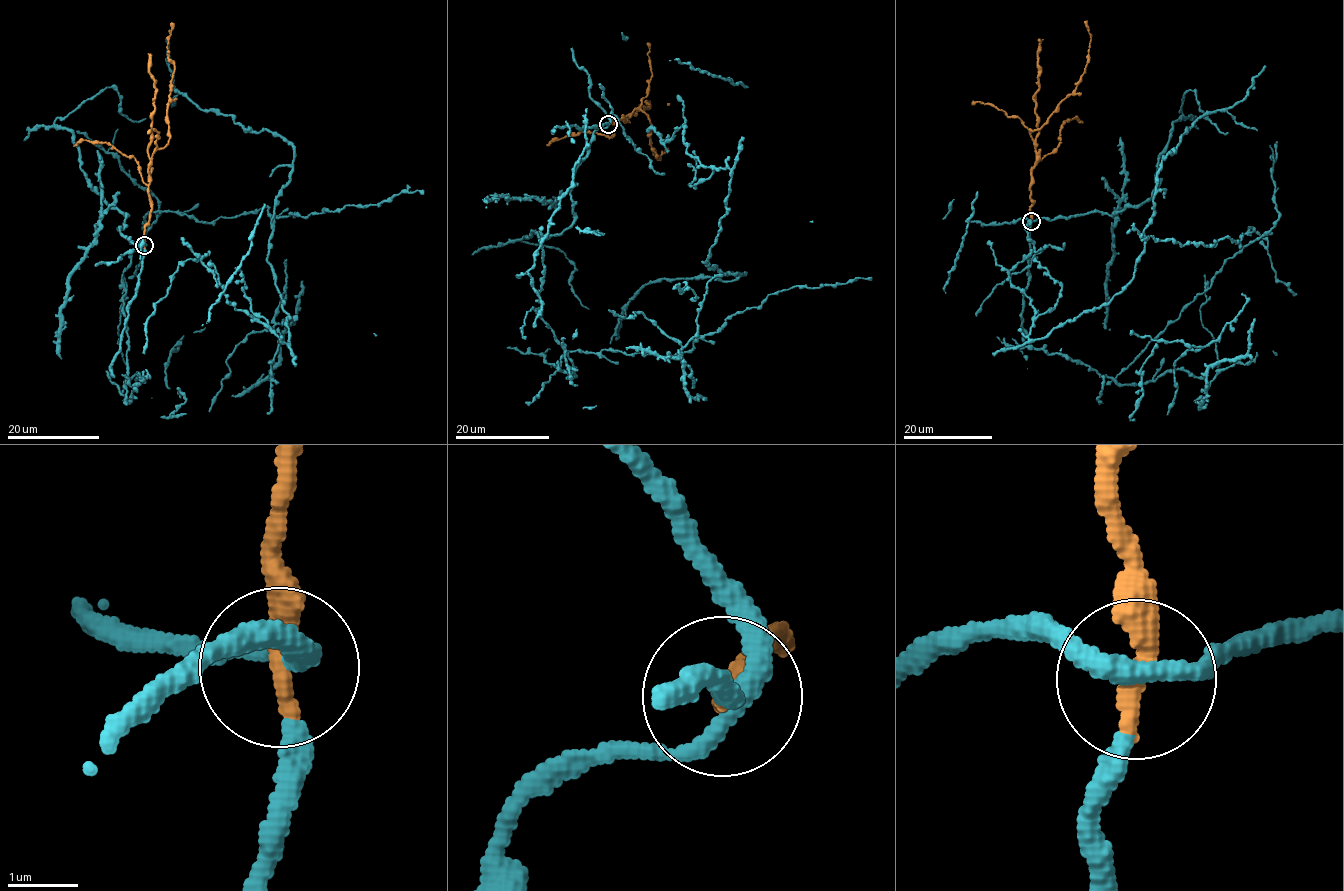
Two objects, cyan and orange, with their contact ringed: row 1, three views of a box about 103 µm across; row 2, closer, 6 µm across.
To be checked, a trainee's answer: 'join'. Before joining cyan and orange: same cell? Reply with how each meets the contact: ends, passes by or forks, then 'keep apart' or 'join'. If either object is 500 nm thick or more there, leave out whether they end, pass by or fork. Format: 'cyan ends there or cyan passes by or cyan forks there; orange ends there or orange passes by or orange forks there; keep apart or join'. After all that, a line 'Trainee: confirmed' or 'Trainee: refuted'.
cyan forks there; orange ends there; join
Trainee: confirmed

